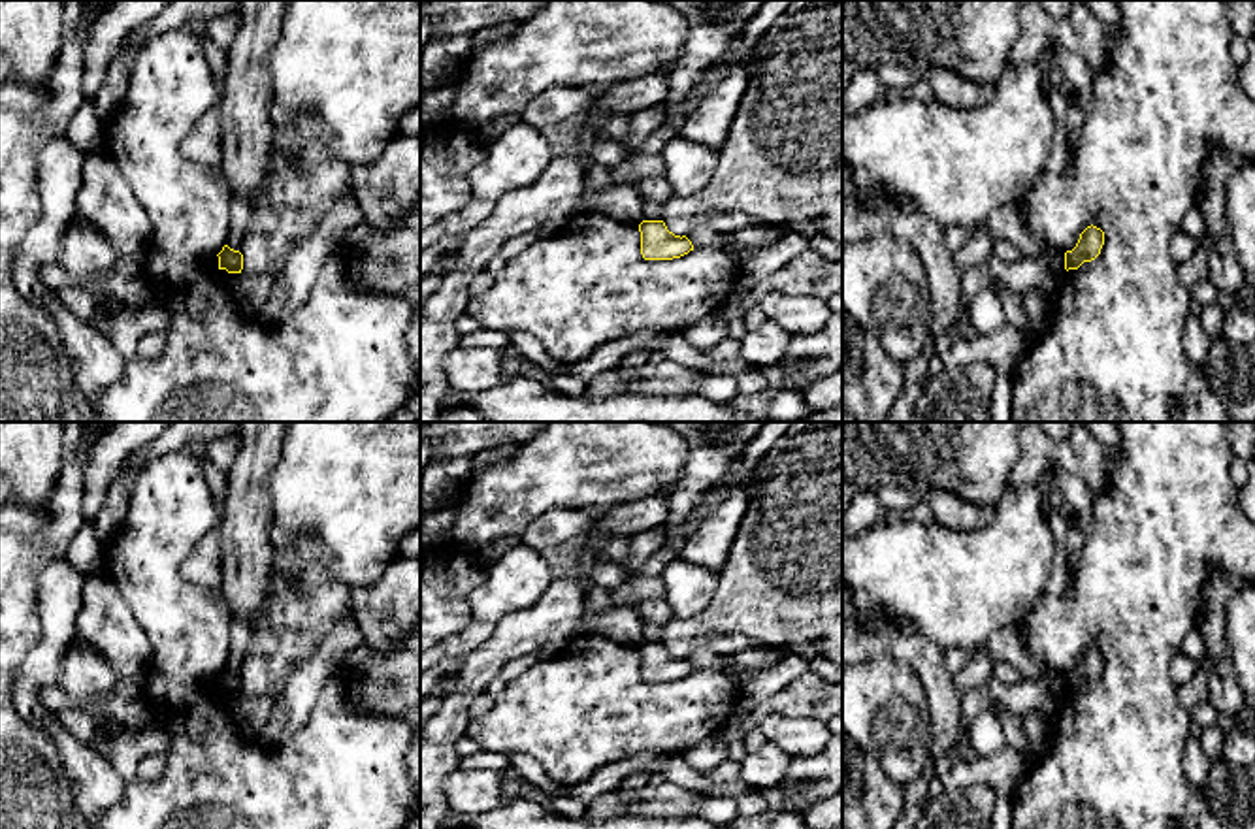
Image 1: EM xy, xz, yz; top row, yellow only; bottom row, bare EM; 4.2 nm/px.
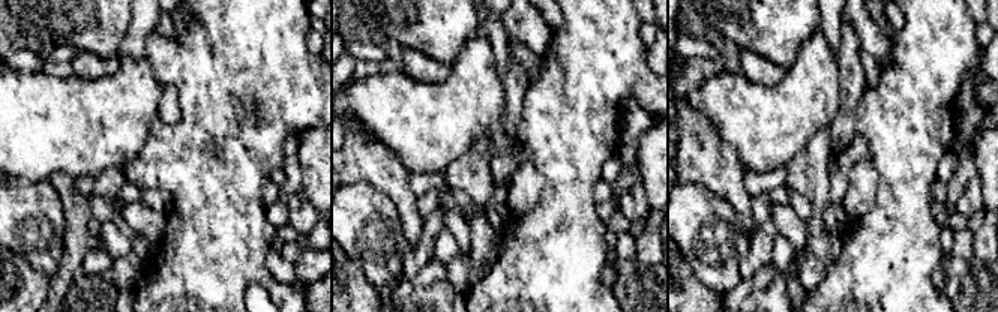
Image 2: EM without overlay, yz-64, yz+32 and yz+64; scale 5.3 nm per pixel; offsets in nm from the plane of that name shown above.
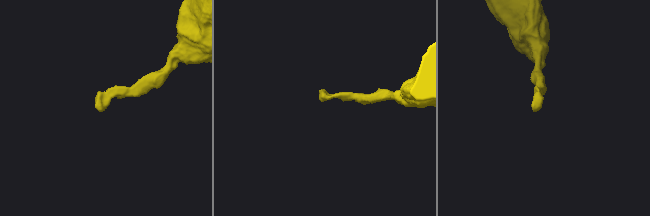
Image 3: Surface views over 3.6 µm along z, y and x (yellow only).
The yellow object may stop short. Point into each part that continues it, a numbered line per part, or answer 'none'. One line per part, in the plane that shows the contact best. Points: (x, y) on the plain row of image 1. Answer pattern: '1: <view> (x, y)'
none

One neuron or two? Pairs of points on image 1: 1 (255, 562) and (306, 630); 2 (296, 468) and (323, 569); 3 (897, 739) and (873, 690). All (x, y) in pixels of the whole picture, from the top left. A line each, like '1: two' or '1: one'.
1: two
2: one
3: one

